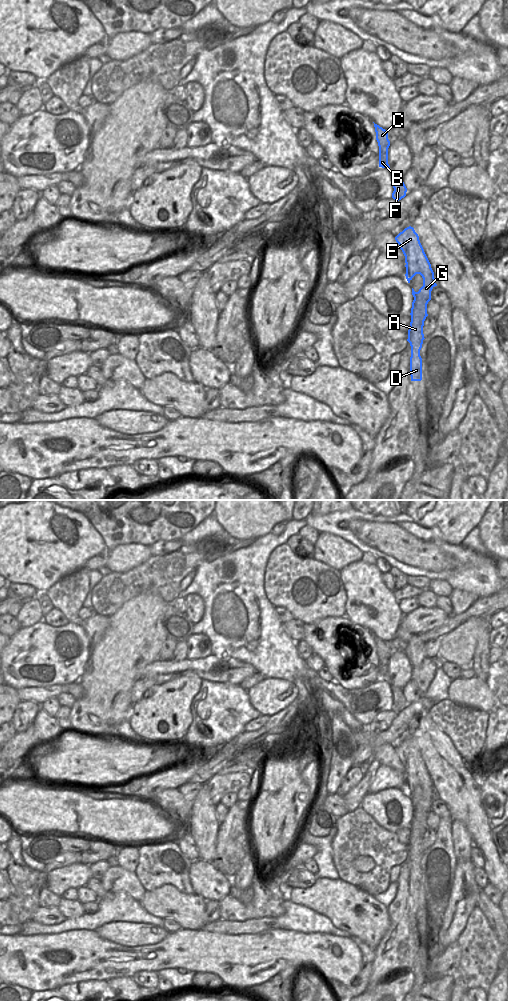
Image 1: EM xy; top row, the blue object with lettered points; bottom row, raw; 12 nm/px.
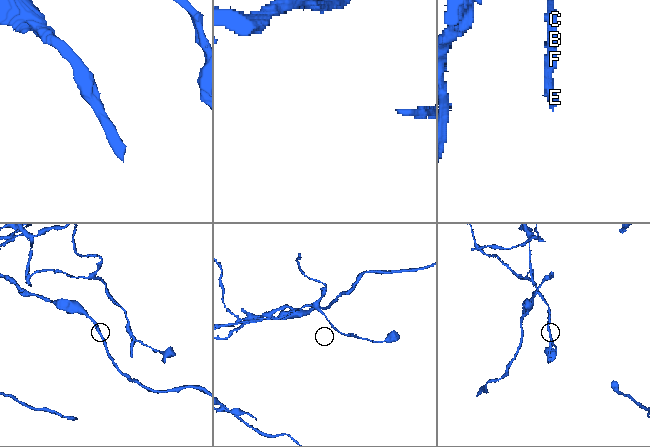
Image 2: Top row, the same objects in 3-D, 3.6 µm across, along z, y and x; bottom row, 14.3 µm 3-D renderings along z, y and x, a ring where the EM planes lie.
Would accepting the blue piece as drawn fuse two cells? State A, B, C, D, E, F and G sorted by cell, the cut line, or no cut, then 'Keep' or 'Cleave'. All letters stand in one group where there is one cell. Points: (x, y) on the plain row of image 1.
Groups: A D G / B C E F. Split along xy (422, 787), (430, 787), (434, 791). Cleave

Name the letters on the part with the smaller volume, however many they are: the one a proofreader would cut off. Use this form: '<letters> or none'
A, D, G

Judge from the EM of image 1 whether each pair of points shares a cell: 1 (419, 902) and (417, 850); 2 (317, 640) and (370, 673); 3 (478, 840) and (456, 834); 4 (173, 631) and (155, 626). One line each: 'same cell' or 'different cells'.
1: same cell
2: same cell
3: different cells
4: different cells

